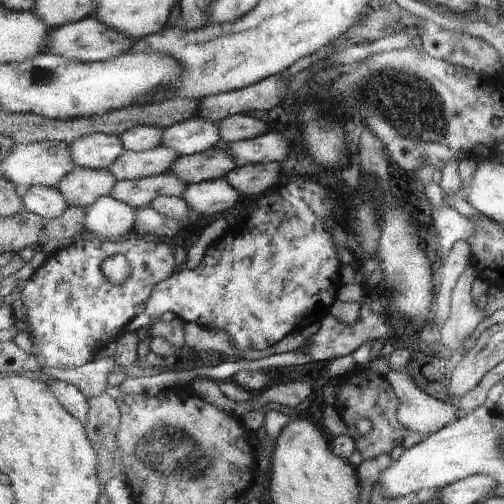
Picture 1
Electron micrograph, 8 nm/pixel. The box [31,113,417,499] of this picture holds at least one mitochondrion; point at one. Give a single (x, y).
(170, 451)

